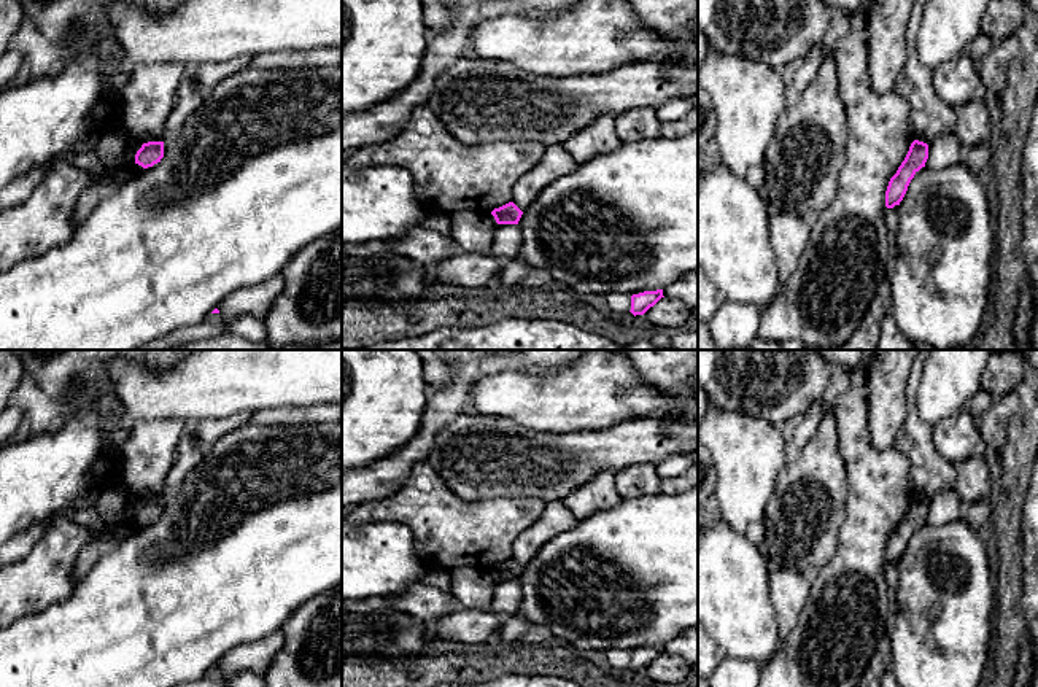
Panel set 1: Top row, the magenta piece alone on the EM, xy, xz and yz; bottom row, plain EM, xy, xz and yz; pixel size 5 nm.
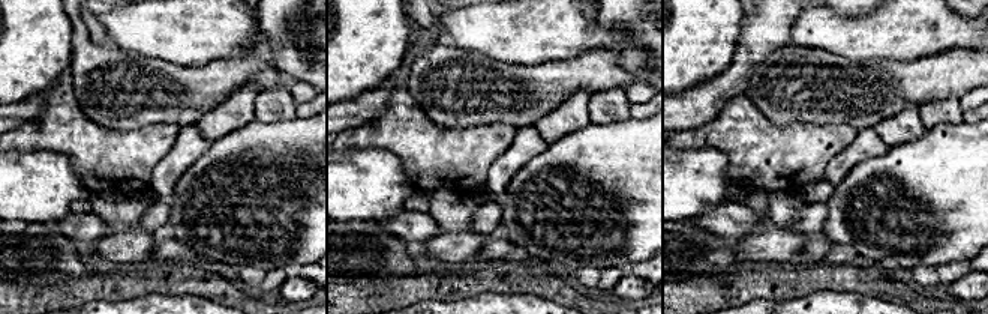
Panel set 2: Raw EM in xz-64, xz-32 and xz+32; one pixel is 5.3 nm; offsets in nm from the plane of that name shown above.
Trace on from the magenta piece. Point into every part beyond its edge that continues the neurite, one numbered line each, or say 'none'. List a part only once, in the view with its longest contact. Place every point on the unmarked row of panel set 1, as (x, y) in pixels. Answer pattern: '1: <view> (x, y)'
none

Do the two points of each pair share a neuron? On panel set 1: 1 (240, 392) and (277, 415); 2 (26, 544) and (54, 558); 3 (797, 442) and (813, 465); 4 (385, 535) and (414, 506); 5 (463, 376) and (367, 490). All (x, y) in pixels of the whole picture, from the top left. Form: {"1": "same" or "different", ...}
{"1": "different", "2": "different", "3": "different", "4": "different", "5": "same"}

